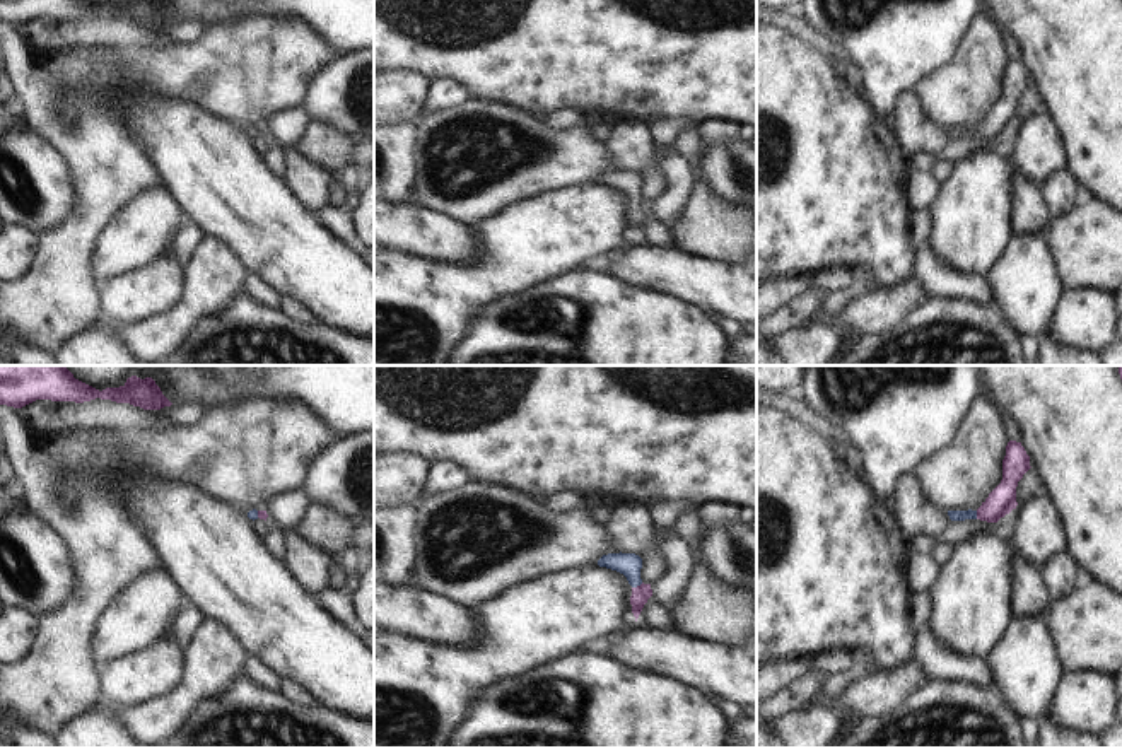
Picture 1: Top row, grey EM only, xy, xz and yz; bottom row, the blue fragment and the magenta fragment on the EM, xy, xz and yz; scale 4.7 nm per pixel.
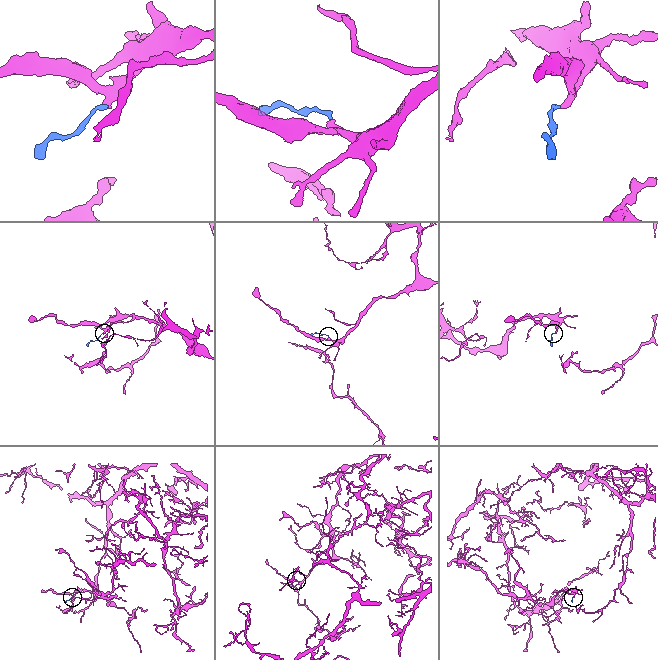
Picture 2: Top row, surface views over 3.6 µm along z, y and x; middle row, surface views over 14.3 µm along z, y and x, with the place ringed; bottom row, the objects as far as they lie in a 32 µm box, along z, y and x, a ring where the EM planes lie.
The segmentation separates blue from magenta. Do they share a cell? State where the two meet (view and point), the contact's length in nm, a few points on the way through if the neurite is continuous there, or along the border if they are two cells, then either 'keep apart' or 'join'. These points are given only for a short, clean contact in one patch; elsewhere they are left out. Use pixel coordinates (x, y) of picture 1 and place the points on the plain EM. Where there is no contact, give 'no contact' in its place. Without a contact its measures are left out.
contact xz (637, 202); length 60 nm; way xz (629, 181), (637, 202), (639, 214); join

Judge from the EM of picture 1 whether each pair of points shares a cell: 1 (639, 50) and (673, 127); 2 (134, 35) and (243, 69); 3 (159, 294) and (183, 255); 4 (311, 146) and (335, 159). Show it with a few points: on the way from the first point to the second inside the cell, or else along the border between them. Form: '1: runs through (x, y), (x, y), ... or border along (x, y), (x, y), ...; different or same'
1: border along (670, 118), (687, 120); different
2: border along (173, 41), (163, 46), (128, 46); different
3: border along (173, 257), (185, 267); different
4: runs through (316, 146), (321, 146), (330, 154); same

